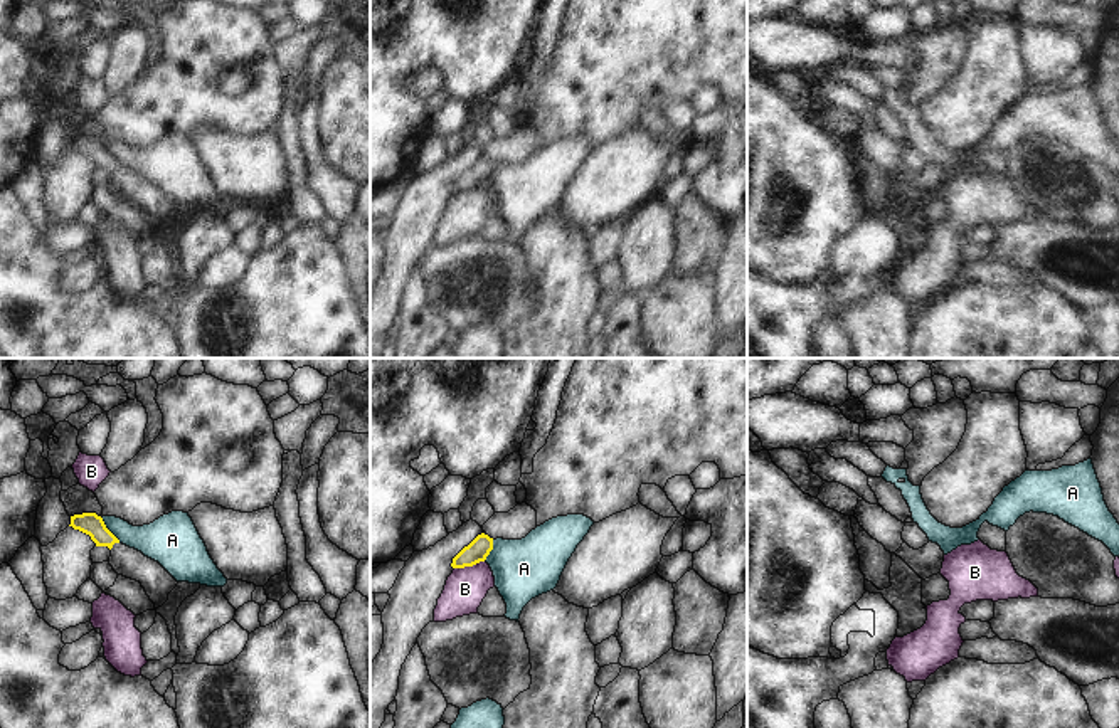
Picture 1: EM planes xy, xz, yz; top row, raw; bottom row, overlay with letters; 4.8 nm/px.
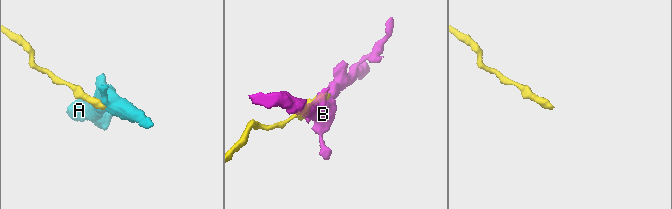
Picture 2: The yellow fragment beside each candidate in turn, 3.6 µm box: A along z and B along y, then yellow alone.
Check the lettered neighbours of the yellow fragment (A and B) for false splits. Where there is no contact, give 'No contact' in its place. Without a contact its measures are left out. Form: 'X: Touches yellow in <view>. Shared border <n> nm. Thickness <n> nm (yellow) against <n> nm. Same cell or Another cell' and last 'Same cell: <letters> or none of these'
A: Touches yellow in xy. Shared border 150 nm. Thickness 110 nm (yellow) against 190 nm. Another cell
B: Touches yellow in xz. Shared border 150 nm. Thickness 100 nm (yellow) against 200 nm. Another cell
Same cell: none of these

